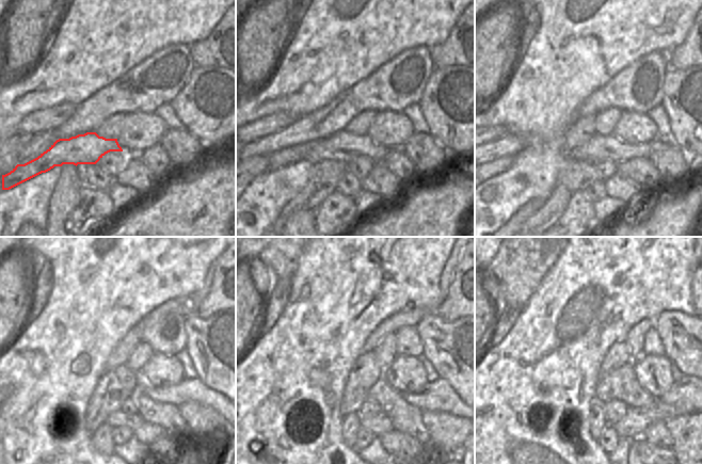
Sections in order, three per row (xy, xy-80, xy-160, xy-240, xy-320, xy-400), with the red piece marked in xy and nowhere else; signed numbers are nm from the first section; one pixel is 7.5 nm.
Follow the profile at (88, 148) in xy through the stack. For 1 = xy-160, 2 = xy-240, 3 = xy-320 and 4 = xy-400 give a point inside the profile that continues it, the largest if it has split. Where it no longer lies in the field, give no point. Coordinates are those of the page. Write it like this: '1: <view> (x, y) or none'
1: xy-160 (599, 148)
2: xy-240 (190, 388)
3: xy-320 (439, 396)
4: xy-400 (689, 394)

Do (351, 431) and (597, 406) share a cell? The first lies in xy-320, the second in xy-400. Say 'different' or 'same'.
same

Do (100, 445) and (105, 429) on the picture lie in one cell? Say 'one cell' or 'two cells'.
one cell

